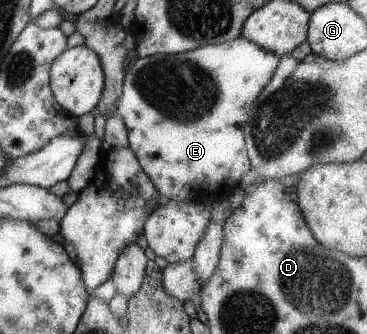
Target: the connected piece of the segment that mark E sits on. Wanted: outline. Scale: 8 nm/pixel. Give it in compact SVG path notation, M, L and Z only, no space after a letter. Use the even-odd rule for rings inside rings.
M236 37L227 43L215 45L204 45L195 49L176 54L162 55L156 53L138 59L123 74L123 92L119 96L119 114L122 117L124 126L127 130L127 147L135 153L136 160L140 163L140 168L149 176L151 183L156 187L162 199L170 201L187 201L192 198L200 198L204 188L212 188L209 194L214 195L225 191L228 193L234 186L238 186L238 178L250 170L247 157L247 146L245 144L244 124L249 118L249 109L258 98L260 91L275 74L275 68L279 64L279 58L273 52L260 48L255 42L246 40L244 37Z

